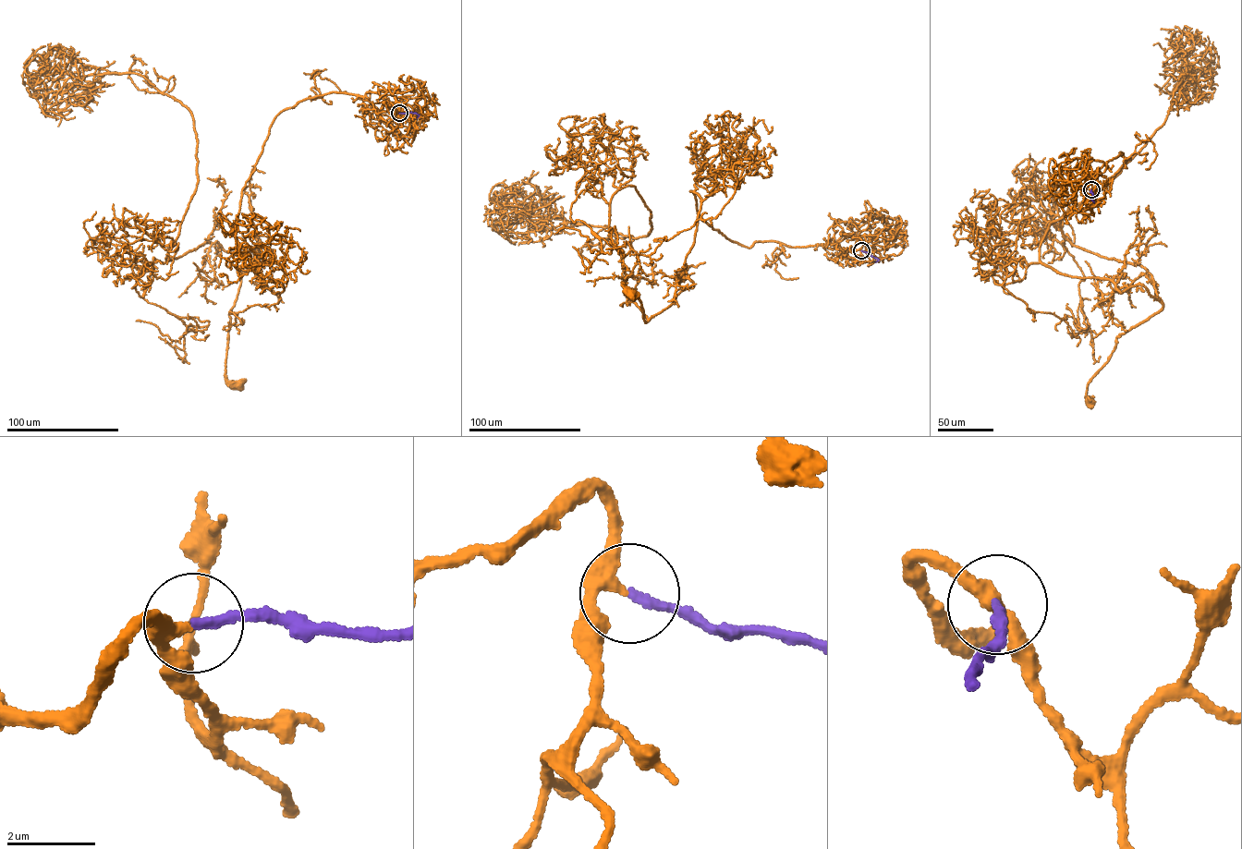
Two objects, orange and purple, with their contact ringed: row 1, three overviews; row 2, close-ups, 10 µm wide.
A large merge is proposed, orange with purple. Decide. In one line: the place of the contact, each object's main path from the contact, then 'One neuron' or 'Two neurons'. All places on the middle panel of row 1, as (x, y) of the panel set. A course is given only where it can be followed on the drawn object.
Place: (861, 250). Course of orange: (861, 250), (747, 248), (702, 220), (690, 191), (693, 287), (646, 322), (623, 284), (630, 294). Course of purple: (861, 250), (878, 259), (875, 262). One neuron

